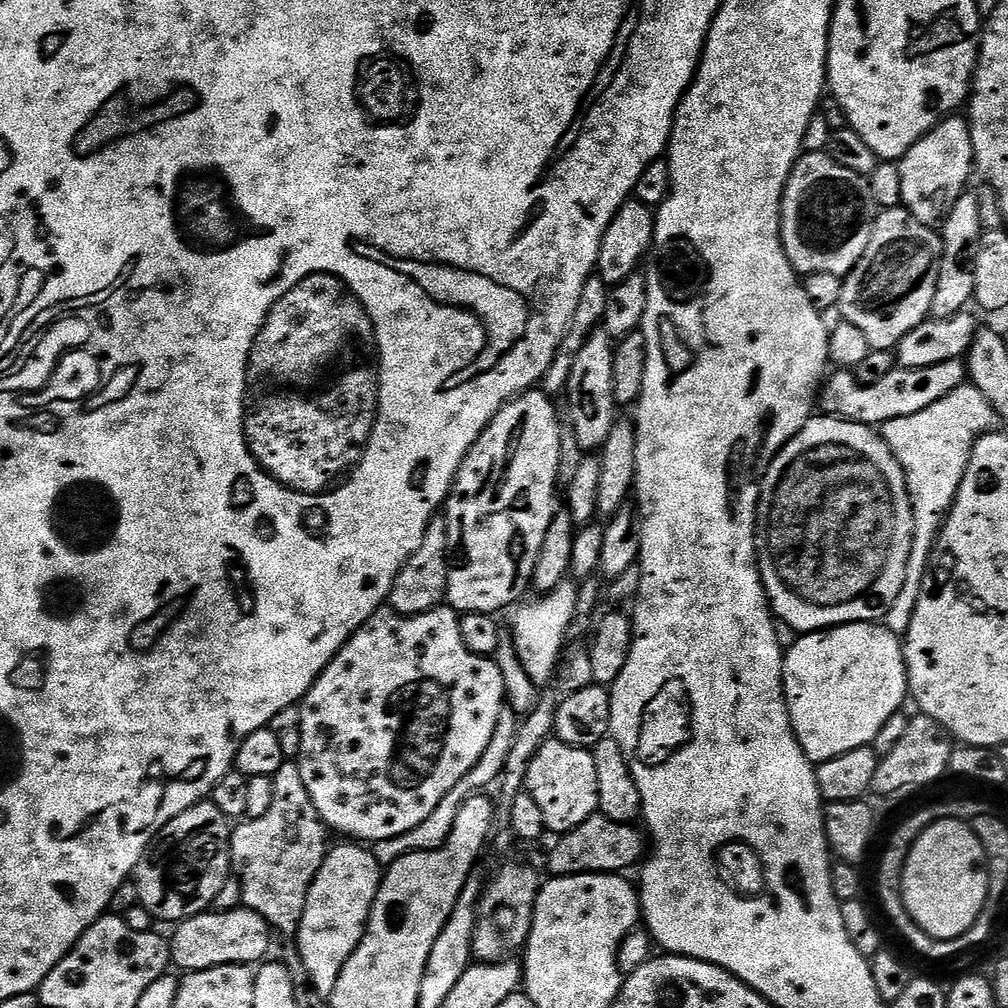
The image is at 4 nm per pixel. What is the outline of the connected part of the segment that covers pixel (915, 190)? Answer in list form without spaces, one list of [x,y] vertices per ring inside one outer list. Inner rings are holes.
[[[960,114],[944,117],[899,161],[903,207],[918,218],[918,222],[929,226],[943,225],[960,195],[969,187],[975,158],[972,128],[967,119]]]

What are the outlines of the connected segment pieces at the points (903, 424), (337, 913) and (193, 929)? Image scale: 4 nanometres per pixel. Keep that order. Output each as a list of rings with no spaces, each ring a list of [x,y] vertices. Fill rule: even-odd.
[[[970,382],[955,388],[946,398],[910,414],[906,418],[894,418],[882,426],[885,442],[892,447],[898,462],[908,477],[908,495],[912,498],[912,513],[916,515],[915,545],[920,549],[933,547],[942,527],[942,517],[952,503],[964,481],[968,457],[972,447],[986,432],[997,427],[998,417],[992,403]]]
[[[356,842],[340,843],[344,844],[338,845],[337,848],[336,845],[329,847],[328,855],[324,858],[324,865],[318,870],[318,874],[308,891],[306,910],[302,914],[300,928],[294,933],[294,940],[300,947],[300,960],[304,963],[304,968],[308,971],[313,986],[317,988],[313,989],[324,998],[331,995],[347,960],[354,954],[356,947],[363,940],[368,919],[371,916],[371,908],[374,906],[382,879],[382,867],[372,850]]]
[[[243,906],[229,912],[209,910],[201,916],[179,921],[175,928],[176,933],[170,936],[172,964],[180,967],[184,974],[227,964],[259,965],[267,957],[264,955],[273,936],[270,925],[258,913]]]

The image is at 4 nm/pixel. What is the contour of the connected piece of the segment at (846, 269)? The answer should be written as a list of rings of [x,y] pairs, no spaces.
[[[805,151],[788,175],[788,185],[784,188],[784,198],[780,202],[780,241],[788,255],[788,261],[801,277],[814,274],[834,274],[841,278],[858,266],[870,238],[878,215],[878,205],[869,177],[859,176],[854,170],[846,170],[827,151]]]

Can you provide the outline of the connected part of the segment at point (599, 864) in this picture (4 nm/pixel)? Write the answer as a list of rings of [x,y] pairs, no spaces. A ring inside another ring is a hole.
[[[599,814],[586,818],[582,826],[574,826],[574,830],[563,833],[557,839],[560,841],[553,846],[548,856],[549,873],[552,876],[577,876],[587,872],[627,873],[627,868],[634,867],[636,863],[639,865],[646,856],[645,833],[640,833],[636,827],[635,823],[614,822]]]

